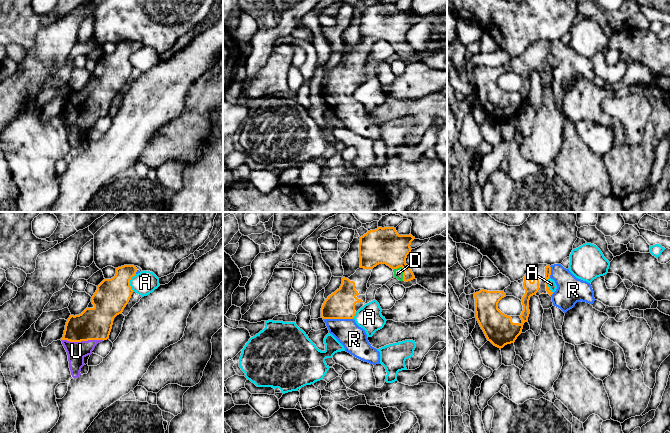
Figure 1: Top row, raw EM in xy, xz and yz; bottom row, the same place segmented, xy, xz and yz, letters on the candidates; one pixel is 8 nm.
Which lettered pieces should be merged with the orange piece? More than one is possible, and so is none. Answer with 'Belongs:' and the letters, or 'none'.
Belongs: D, R, U

